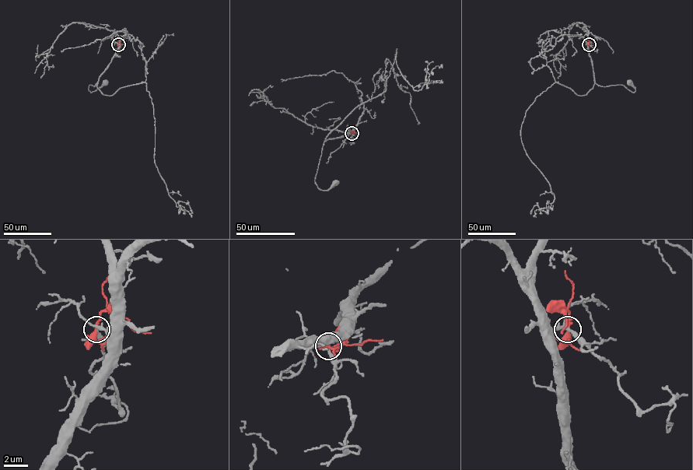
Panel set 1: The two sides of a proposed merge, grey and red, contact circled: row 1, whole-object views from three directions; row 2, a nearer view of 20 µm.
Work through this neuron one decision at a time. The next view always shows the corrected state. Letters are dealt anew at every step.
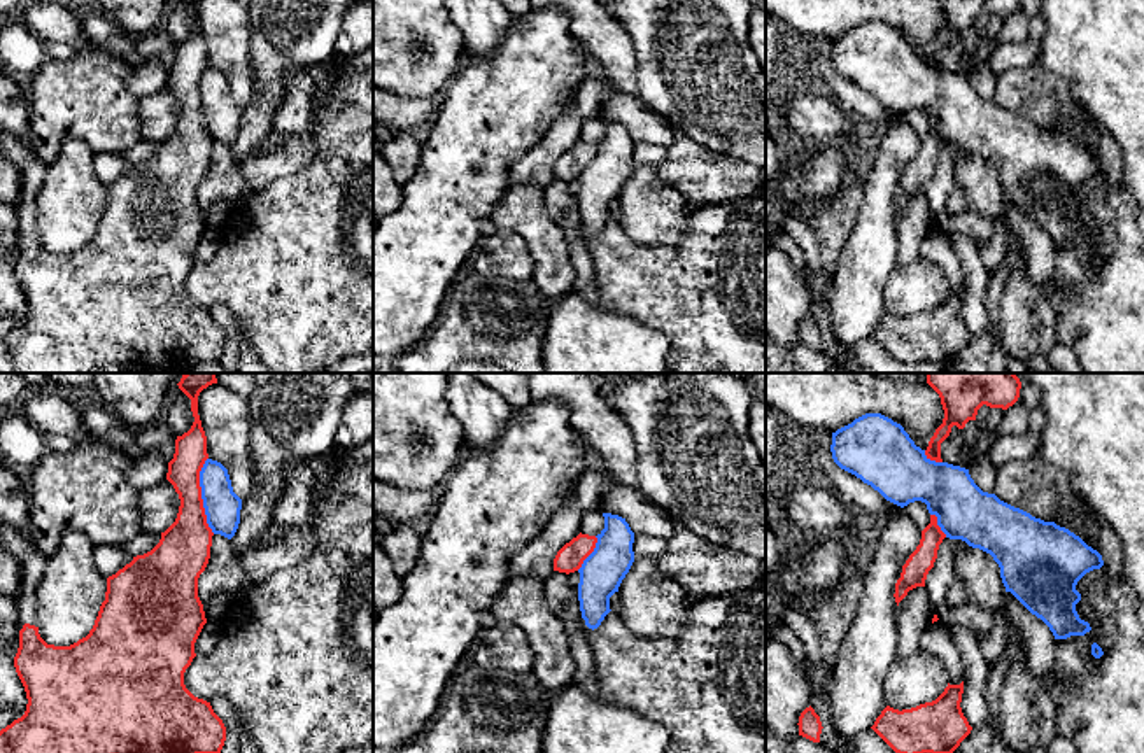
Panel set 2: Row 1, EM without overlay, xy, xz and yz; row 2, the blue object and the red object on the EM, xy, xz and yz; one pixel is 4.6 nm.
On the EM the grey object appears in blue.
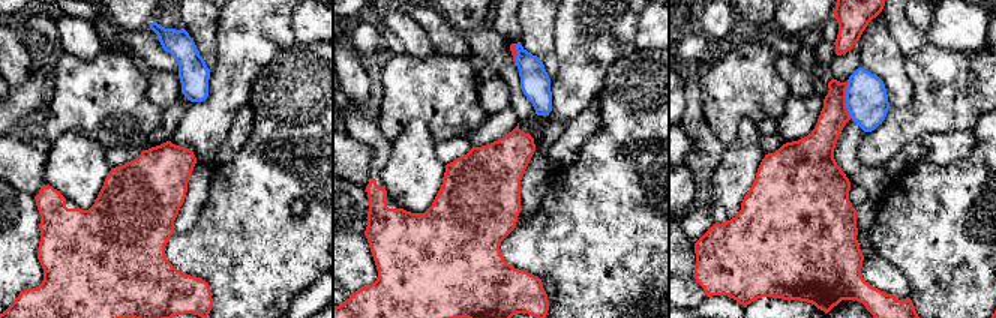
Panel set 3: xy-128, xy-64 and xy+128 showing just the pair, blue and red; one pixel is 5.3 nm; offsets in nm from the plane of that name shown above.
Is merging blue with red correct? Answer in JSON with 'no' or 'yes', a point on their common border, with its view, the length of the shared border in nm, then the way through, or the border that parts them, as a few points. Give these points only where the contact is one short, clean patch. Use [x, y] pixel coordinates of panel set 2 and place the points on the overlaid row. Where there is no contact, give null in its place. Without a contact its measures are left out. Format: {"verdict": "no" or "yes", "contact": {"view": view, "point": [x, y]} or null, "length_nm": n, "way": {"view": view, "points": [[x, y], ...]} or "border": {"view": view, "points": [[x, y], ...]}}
{"verdict": "no", "contact": {"view": "xy", "point": [202, 496]}, "length_nm": 360, "border": {"view": "xy", "points": [[207, 457], [200, 471], [200, 498], [205, 522], [214, 533]]}}

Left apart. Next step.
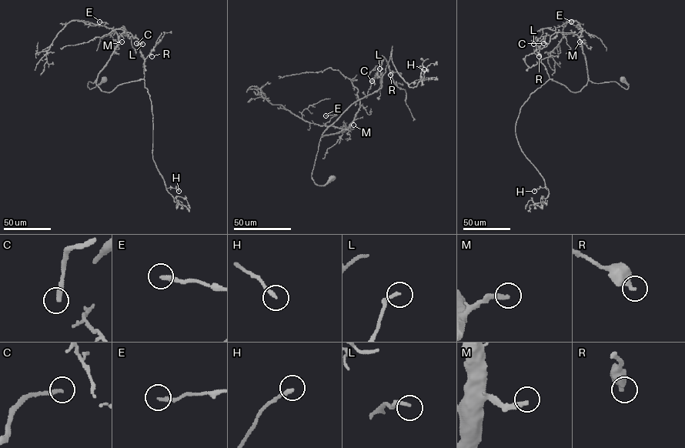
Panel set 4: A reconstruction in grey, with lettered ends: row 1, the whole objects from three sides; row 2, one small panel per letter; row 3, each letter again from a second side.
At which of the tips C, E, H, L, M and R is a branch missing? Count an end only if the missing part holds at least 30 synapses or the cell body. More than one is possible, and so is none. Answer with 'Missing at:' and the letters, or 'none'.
Missing at: C, H, M

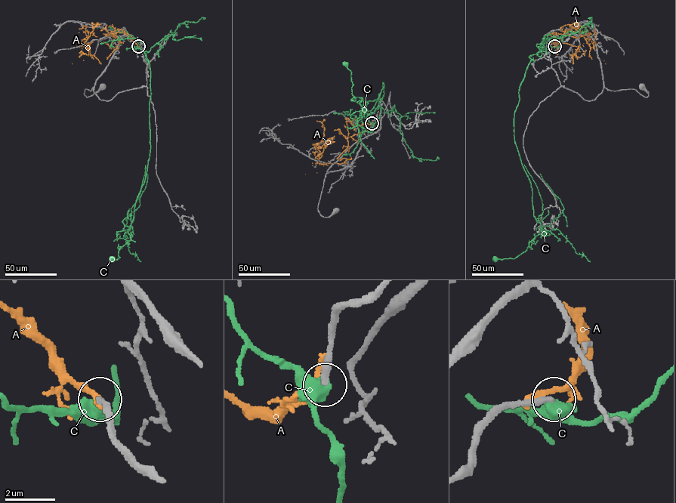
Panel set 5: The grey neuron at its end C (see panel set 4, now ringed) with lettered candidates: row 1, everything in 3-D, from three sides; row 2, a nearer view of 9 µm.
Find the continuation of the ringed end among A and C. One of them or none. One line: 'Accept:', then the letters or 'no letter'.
Accept: no letter

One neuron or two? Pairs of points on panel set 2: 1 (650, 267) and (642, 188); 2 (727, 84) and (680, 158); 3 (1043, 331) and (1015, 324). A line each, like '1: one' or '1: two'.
1: two
2: two
3: one

